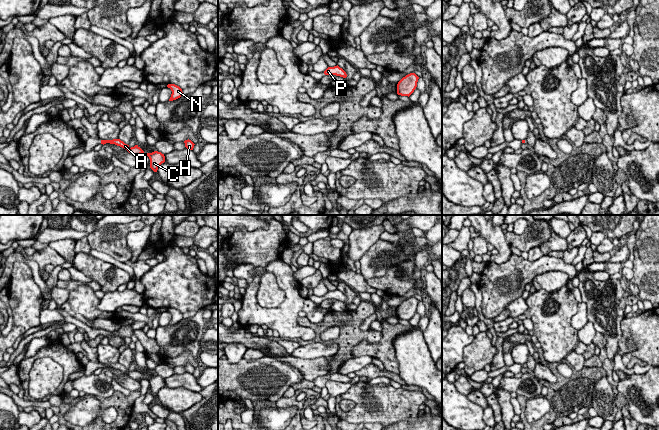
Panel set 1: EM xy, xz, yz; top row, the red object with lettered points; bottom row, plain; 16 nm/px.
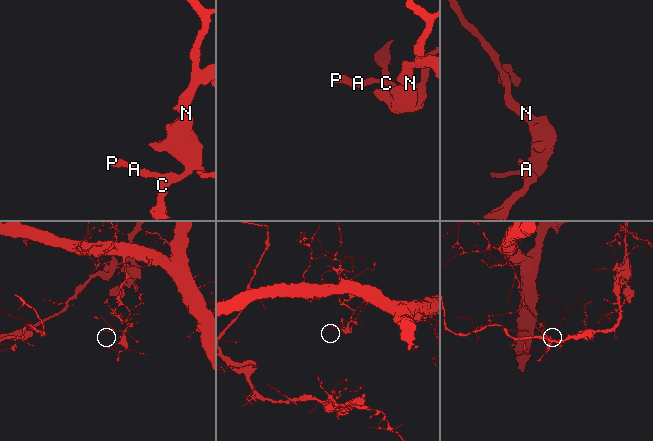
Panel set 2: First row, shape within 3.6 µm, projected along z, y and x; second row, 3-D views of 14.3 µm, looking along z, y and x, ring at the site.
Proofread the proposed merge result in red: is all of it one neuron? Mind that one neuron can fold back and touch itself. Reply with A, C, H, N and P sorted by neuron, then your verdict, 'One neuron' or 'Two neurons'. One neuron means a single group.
Groups: A C H N P. One neuron

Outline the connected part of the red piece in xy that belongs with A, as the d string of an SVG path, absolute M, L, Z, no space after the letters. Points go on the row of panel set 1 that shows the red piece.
M113 139L113 140L101 140L101 144L106 144L106 143L110 143L110 144L115 144L117 146L120 146L124 149L126 149L129 153L131 153L132 155L140 155L143 154L144 151L138 146L135 145L134 147L129 147L129 145L125 144L123 141L121 141L120 139Z

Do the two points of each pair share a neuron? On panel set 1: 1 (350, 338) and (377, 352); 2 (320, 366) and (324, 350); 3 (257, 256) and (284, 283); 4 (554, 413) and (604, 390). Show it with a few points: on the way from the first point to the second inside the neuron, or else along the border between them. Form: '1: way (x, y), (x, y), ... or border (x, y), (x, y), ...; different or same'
1: border (381, 334), (376, 342), (357, 343), (352, 356); different
2: border (298, 357), (325, 358); different
3: border (281, 258), (272, 260), (263, 267), (243, 264); different
4: border (605, 375), (595, 383), (591, 406); different

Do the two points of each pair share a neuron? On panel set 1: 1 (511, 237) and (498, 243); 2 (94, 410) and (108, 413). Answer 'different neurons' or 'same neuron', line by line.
1: different neurons
2: same neuron

